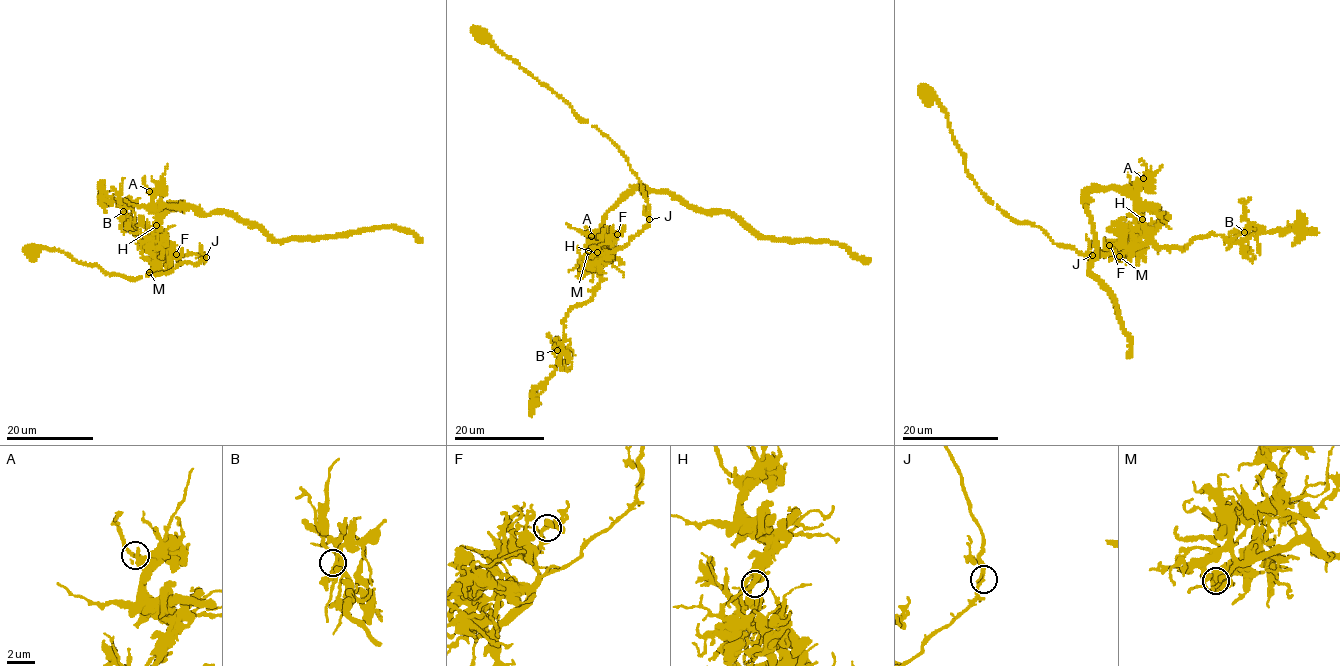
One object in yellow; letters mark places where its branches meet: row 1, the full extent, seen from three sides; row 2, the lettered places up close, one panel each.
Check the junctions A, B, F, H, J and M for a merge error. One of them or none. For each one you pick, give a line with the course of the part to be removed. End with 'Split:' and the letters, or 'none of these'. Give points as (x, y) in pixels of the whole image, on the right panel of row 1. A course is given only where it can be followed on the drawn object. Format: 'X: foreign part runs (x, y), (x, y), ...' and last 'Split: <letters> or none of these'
H: foreign part runs (1141, 218), (1129, 194), (1113, 188), (1087, 193), (1095, 235), (1090, 271), (1113, 296), (1127, 359)
Split: H

